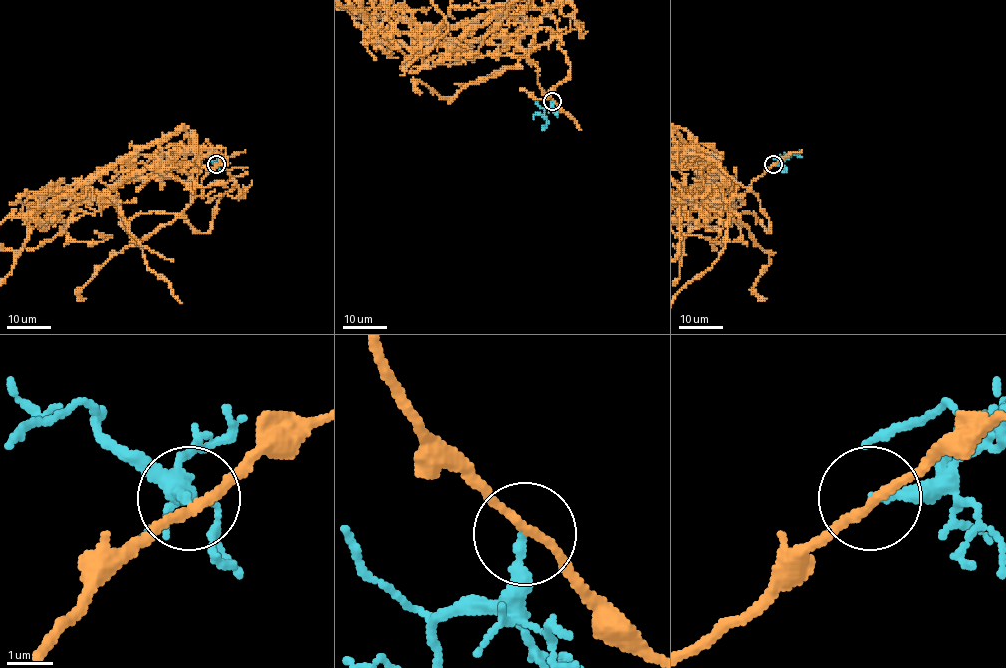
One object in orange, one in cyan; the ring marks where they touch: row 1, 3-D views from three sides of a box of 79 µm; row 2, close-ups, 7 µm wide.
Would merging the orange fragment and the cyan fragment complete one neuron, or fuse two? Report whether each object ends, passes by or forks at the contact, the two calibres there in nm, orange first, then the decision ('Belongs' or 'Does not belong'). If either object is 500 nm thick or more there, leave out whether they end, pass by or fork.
At the ring orange passes by. At the ring cyan ends. Thickness 180 nm (orange) against 220 nm. Does not belong

